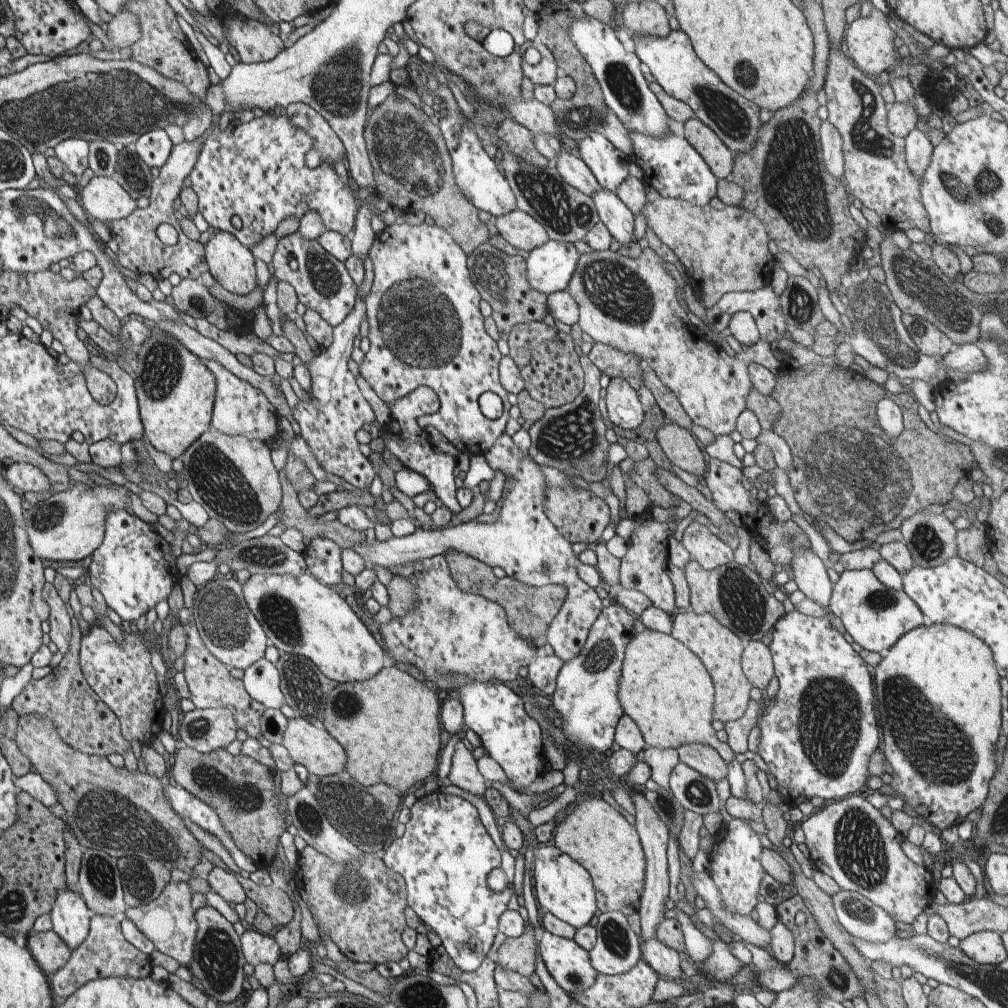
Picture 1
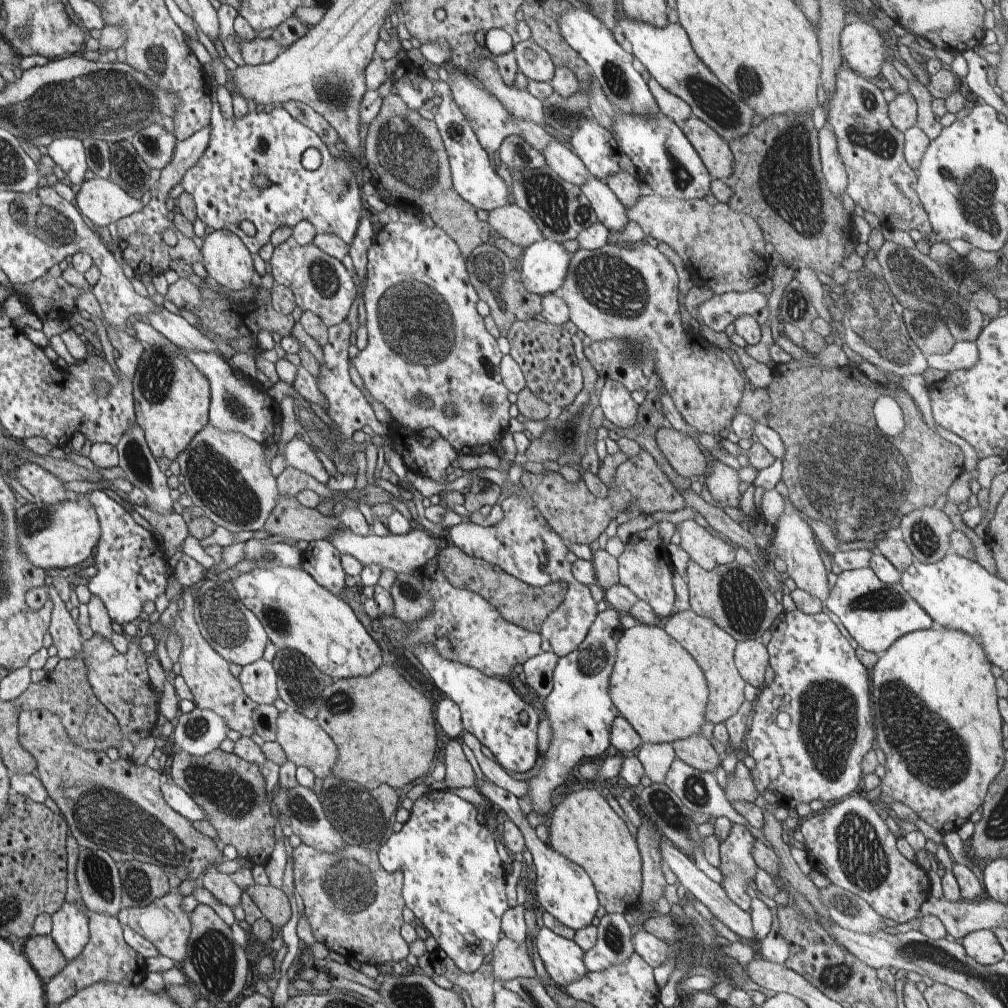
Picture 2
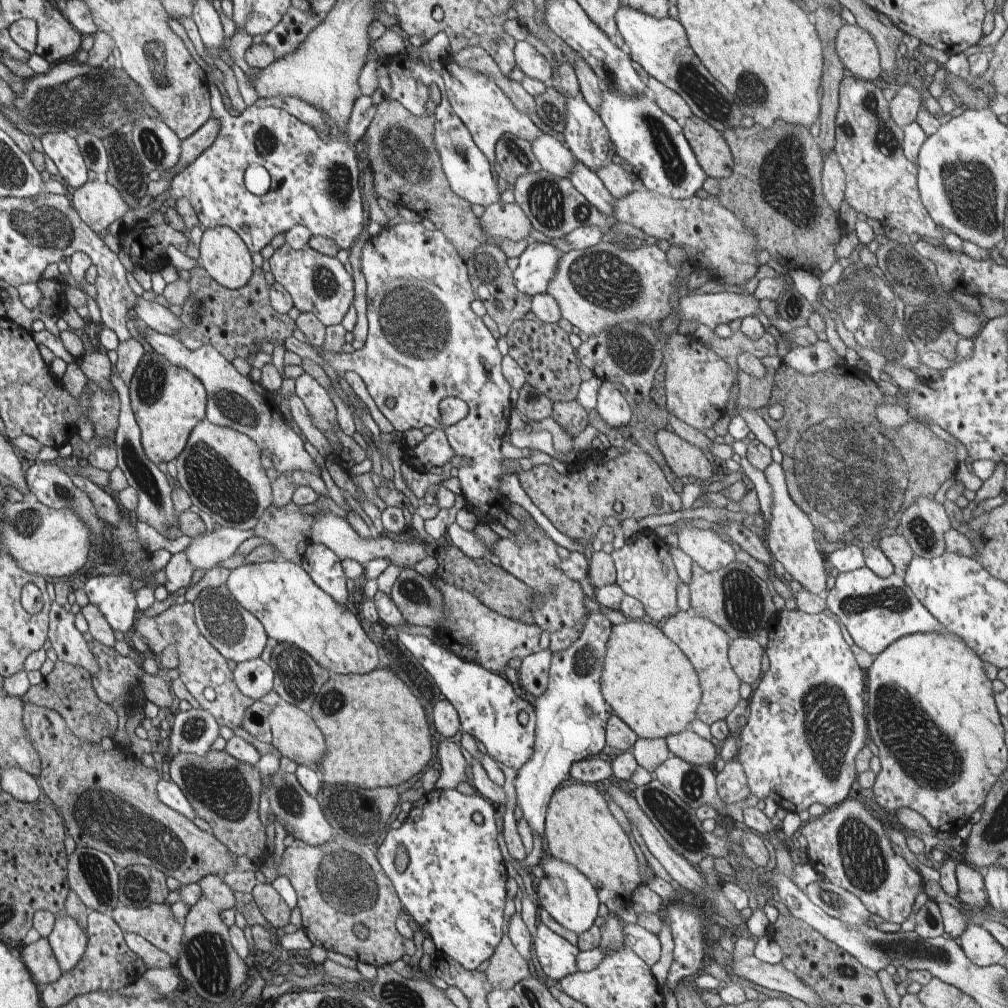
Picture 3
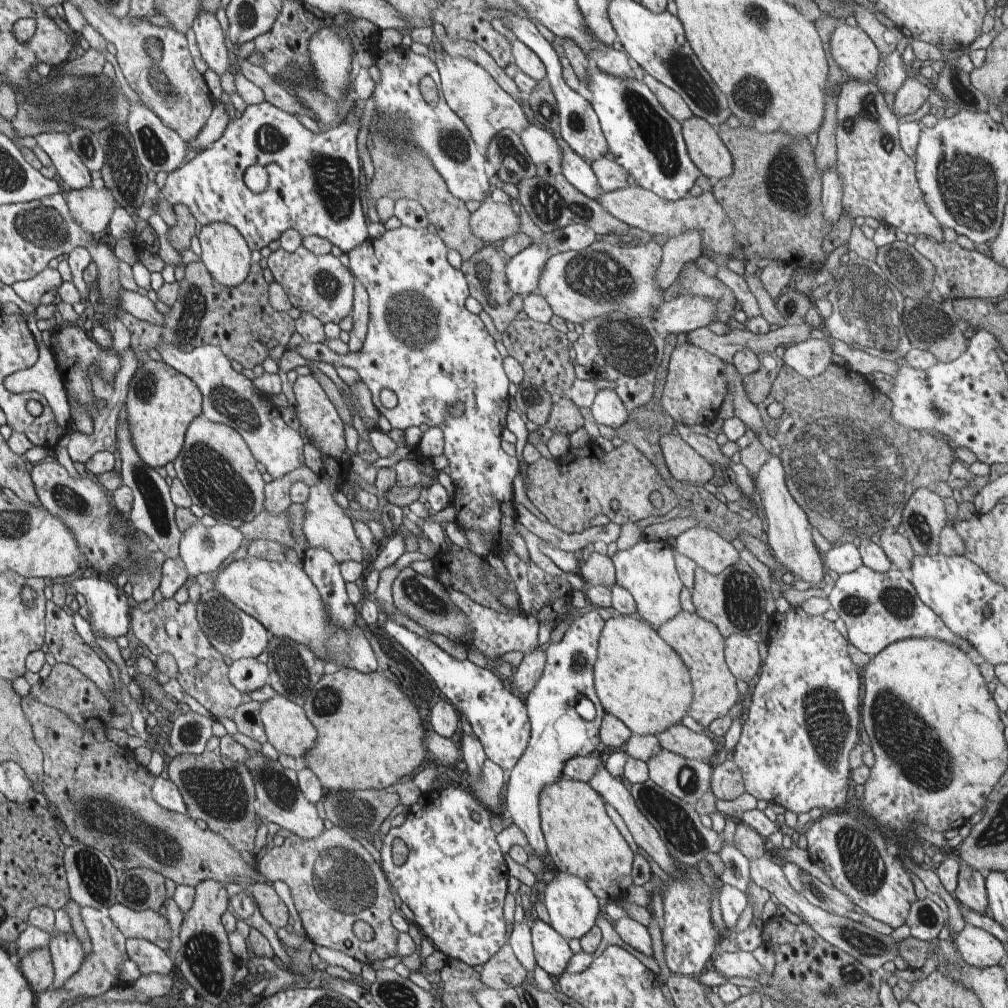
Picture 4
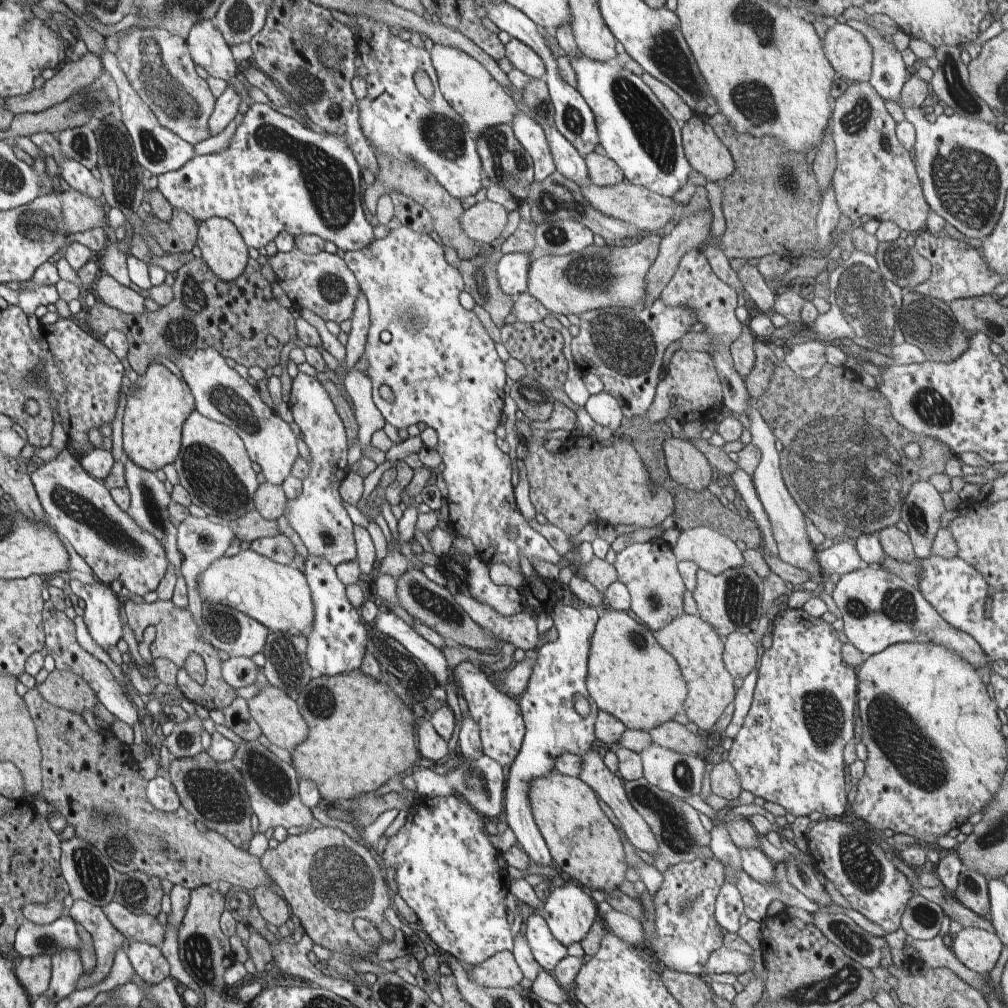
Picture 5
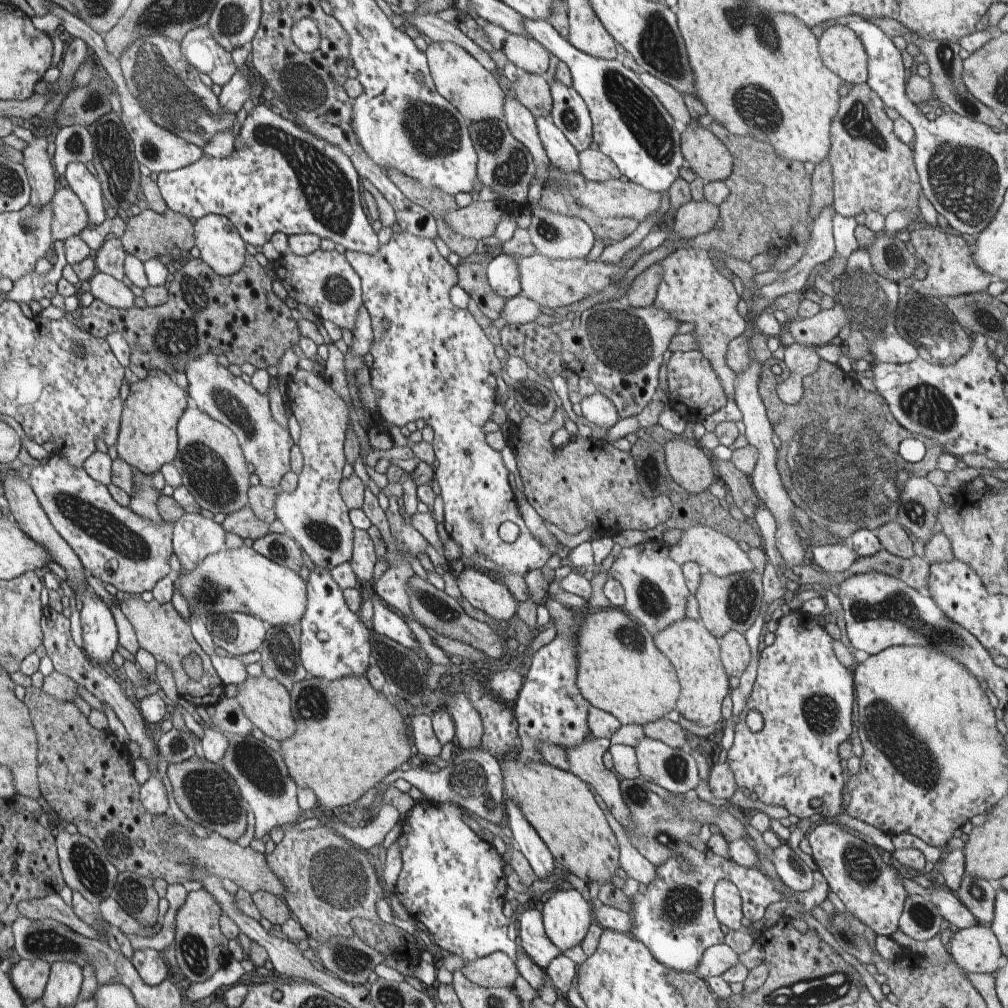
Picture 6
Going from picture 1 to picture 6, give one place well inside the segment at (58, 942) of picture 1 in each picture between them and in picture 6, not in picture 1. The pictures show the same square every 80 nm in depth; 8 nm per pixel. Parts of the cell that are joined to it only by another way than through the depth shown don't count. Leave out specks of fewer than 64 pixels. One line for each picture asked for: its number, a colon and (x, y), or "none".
2: (45, 955)
3: (39, 957)
4: (37, 965)
5: (34, 973)
6: (30, 978)

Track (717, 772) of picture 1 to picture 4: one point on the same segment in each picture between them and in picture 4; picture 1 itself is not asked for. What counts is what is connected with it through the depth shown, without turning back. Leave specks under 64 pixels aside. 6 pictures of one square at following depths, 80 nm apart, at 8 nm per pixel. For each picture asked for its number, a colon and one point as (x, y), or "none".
2: (697, 751)
3: (689, 746)
4: (678, 739)

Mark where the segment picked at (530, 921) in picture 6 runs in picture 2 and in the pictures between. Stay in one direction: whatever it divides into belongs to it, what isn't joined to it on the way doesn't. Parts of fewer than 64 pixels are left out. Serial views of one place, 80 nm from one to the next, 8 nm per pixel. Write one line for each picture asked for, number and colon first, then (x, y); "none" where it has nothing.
2: (563, 959)
3: (558, 958)
4: (552, 951)
5: (548, 951)

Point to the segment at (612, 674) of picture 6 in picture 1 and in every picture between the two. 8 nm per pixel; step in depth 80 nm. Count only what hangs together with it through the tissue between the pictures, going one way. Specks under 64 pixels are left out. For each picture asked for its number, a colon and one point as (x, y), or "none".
1: (666, 689)
2: (658, 687)
3: (651, 684)
4: (639, 678)
5: (631, 676)

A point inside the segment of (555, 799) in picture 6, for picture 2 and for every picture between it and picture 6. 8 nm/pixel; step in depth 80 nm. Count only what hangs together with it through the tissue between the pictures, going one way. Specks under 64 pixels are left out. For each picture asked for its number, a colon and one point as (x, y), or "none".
2: (584, 828)
3: (579, 829)
4: (581, 839)
5: (584, 844)

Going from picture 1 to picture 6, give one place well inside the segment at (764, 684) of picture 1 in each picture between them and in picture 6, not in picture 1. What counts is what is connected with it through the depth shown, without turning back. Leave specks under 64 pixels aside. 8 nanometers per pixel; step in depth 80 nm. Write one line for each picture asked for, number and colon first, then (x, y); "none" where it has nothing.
2: (751, 656)
3: (745, 654)
4: (742, 655)
5: (740, 656)
6: (736, 655)

